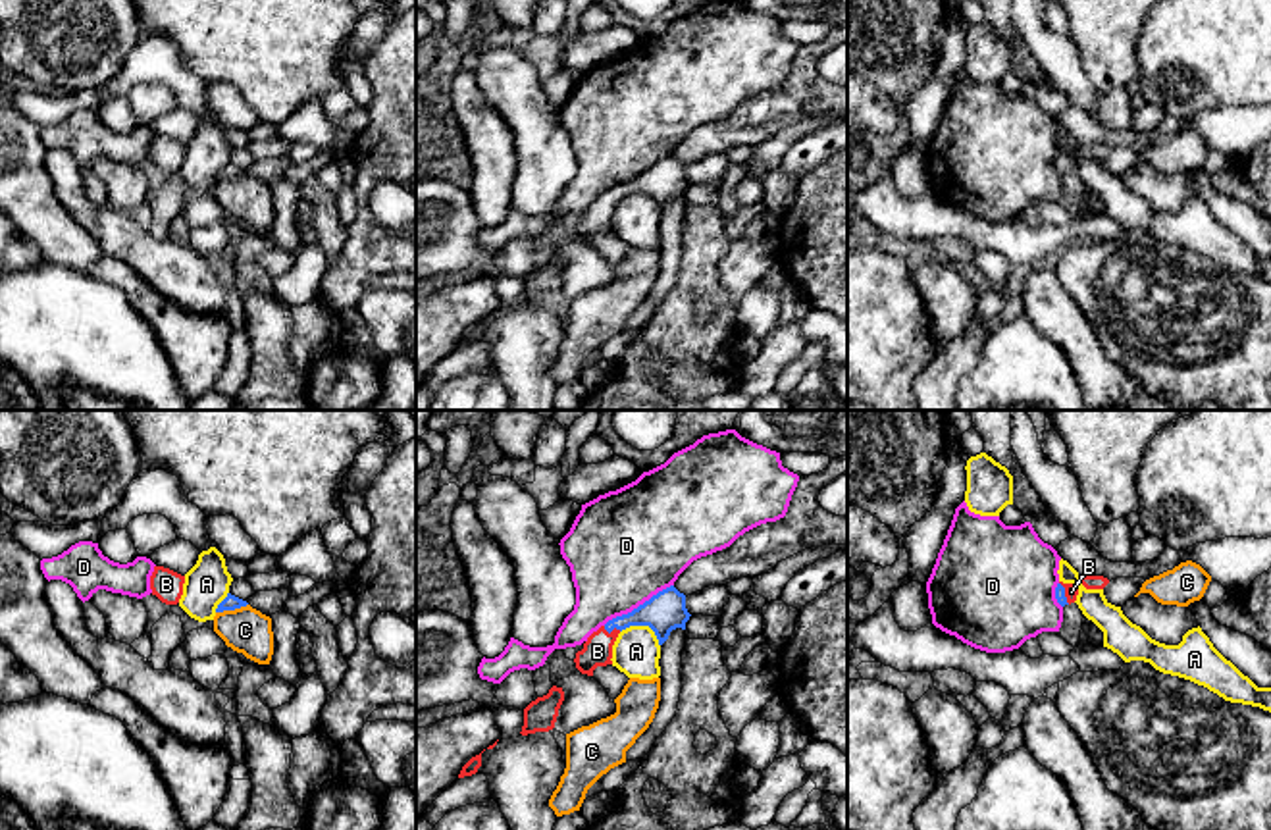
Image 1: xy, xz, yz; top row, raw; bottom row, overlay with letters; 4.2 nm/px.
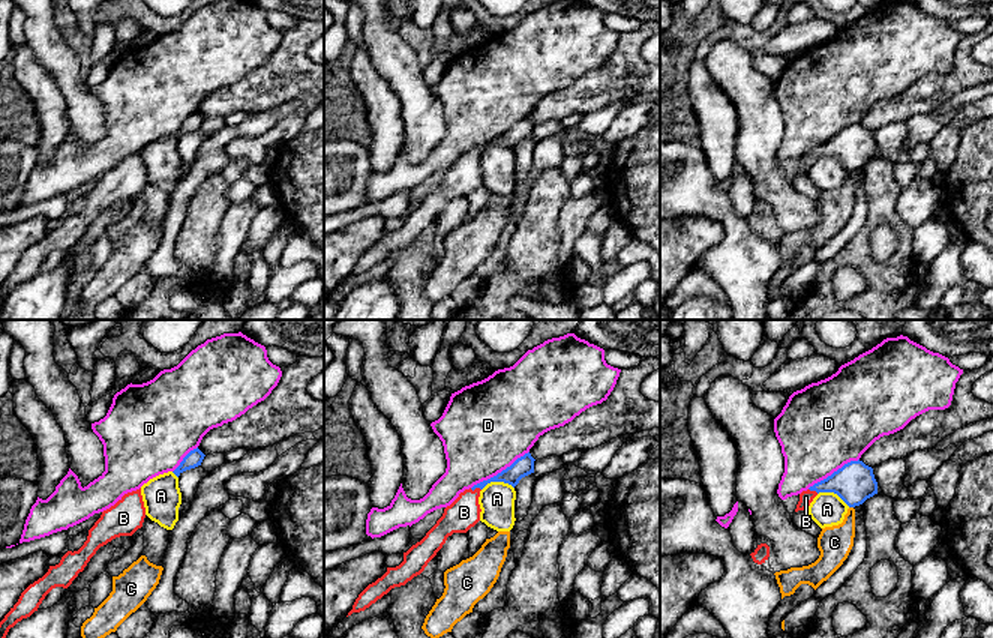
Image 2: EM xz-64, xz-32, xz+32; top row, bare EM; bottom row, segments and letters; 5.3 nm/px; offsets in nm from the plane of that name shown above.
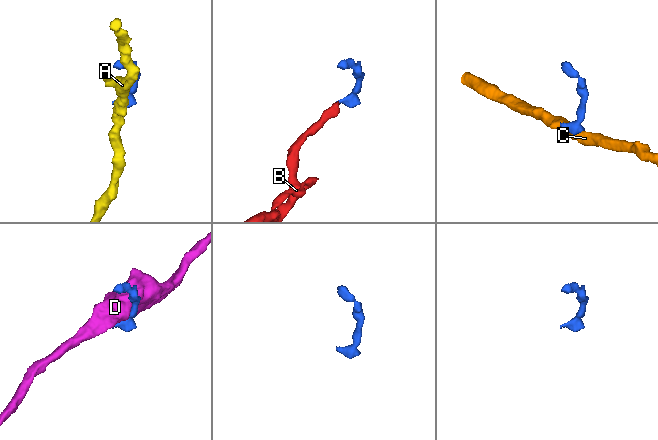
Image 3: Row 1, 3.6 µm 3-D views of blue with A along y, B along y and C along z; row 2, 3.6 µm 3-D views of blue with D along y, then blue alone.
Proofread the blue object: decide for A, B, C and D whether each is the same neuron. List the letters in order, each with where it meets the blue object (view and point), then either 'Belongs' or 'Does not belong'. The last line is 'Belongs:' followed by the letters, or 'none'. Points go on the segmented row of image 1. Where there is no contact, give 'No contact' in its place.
A: Touches blue at xz (644, 624). Does not belong
B: Touches blue at xz (613, 628). Belongs
C: Touches blue at xy (232, 609). Does not belong
D: Touches blue at xz (640, 605). Does not belong
Belongs: B

